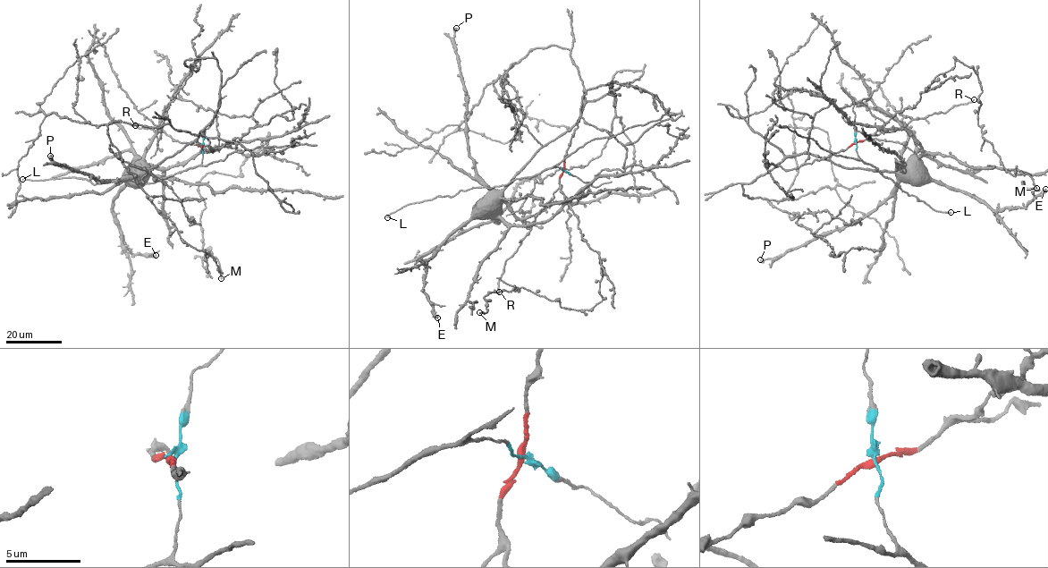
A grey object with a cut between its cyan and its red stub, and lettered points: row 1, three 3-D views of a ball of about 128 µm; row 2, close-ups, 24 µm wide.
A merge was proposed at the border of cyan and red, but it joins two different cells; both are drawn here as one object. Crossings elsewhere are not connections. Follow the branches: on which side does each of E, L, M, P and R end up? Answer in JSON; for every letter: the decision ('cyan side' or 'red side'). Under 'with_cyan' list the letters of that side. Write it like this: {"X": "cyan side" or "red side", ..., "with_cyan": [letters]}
{"E": "red side", "L": "cyan side", "M": "red side", "P": "red side", "R": "red side", "with_cyan": ["L"]}

